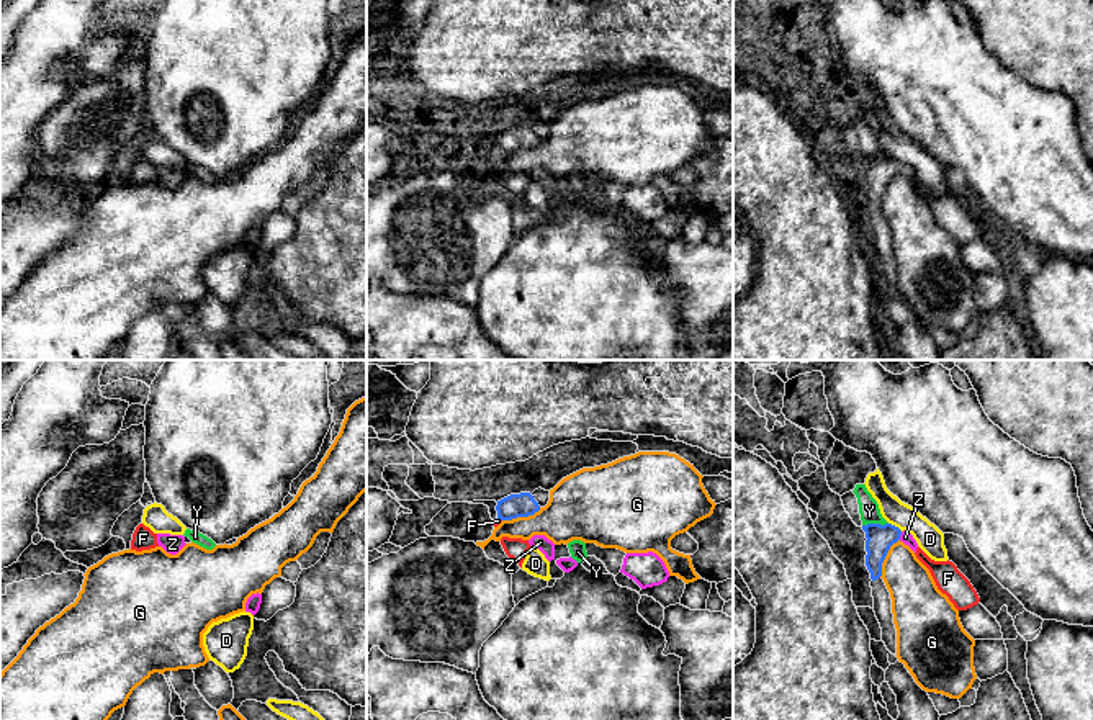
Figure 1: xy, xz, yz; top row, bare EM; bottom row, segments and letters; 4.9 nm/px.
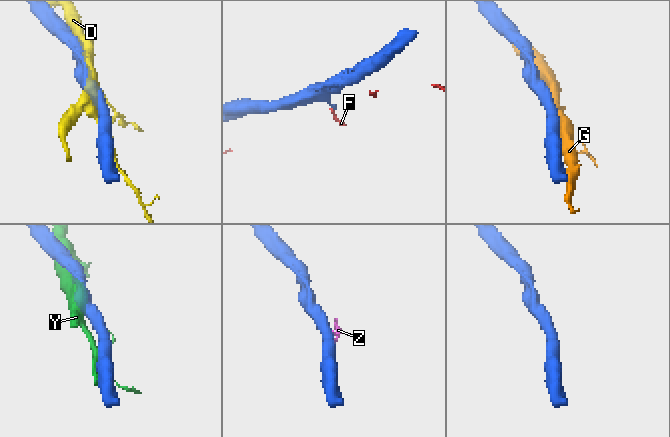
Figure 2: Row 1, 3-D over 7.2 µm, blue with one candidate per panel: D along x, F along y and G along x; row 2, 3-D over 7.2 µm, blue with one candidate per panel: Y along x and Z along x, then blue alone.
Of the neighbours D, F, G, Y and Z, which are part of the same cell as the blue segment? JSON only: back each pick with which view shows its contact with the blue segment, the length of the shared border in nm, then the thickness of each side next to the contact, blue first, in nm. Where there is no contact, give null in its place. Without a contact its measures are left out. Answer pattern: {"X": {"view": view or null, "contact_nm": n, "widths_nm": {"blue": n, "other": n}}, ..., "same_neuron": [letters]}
{"Z": {"view": "yz", "contact_nm": 40, "widths_nm": {"blue": 130, "other": 60}}, "same_neuron": ["Z"]}

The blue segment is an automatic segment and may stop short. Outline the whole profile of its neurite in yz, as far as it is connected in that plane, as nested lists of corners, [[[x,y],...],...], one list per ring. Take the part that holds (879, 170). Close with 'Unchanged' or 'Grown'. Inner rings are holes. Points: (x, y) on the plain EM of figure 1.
[[[867,157],[862,159],[866,165],[866,200],[870,206],[870,213],[875,214],[882,209],[882,196],[893,177],[898,173],[908,178],[915,187],[918,182],[916,173],[910,165],[902,165],[898,160],[892,157]]]. Grown

